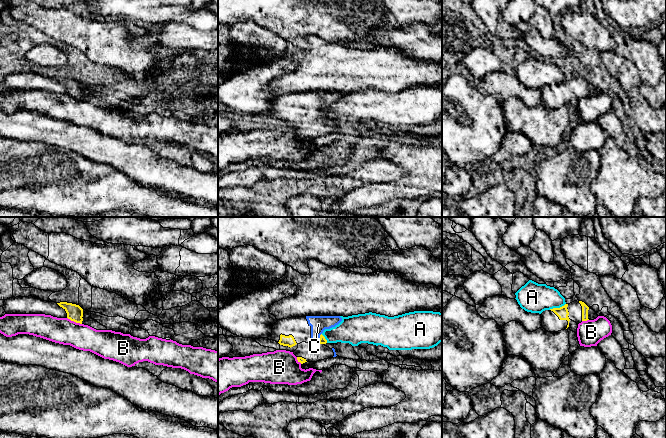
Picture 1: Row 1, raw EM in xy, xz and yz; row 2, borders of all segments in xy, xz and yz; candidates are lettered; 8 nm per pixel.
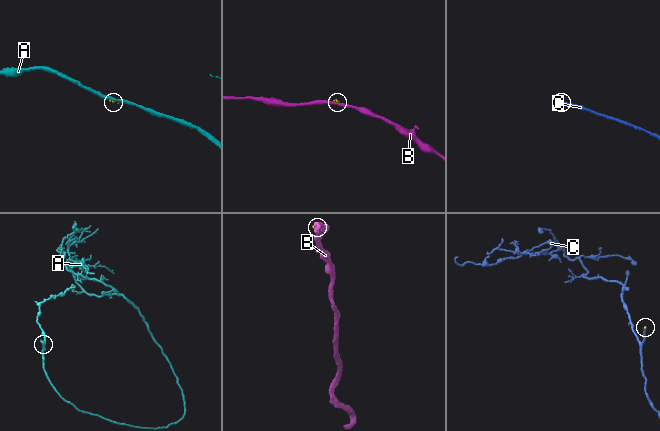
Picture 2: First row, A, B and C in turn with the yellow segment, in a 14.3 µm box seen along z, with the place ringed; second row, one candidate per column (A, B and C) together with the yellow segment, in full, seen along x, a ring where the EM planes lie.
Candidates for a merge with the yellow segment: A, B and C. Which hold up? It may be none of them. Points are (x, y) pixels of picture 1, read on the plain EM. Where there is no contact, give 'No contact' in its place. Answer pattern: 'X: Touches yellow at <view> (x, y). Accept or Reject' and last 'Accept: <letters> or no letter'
A: Touches yellow at yz (557, 84). Reject
B: Touches yellow at xy (74, 97). Reject
C: Touches yellow at xz (320, 114). Accept
Accept: C

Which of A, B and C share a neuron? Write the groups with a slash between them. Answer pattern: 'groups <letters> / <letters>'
groups A / B / C

